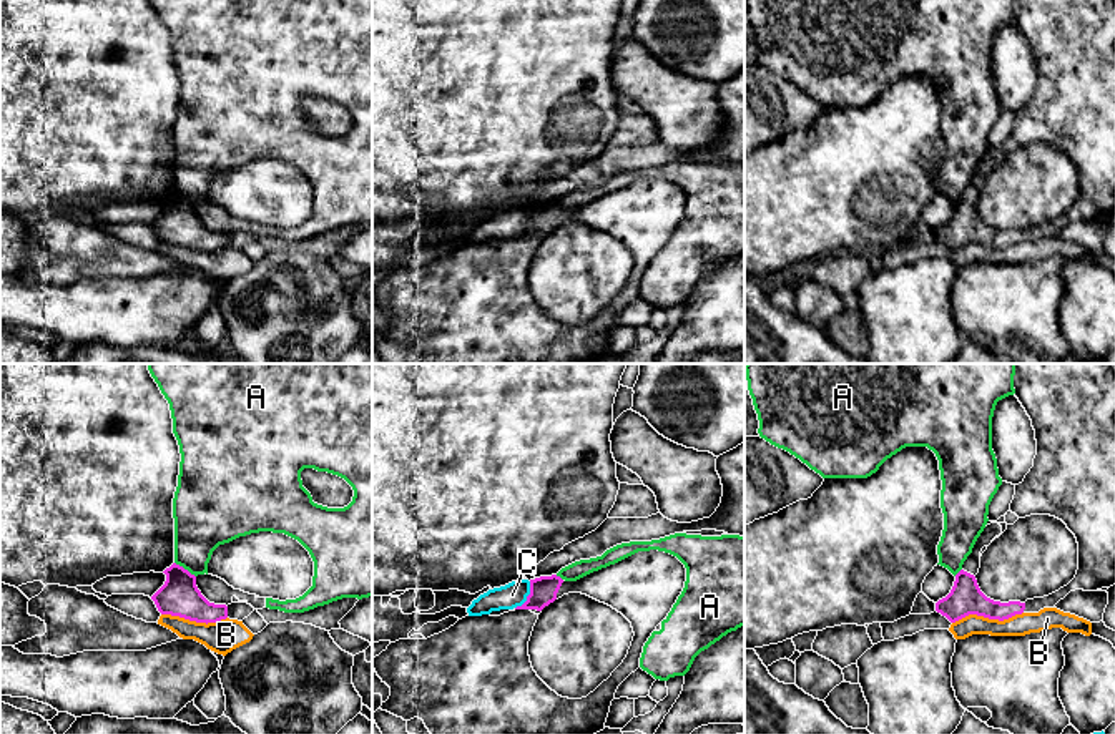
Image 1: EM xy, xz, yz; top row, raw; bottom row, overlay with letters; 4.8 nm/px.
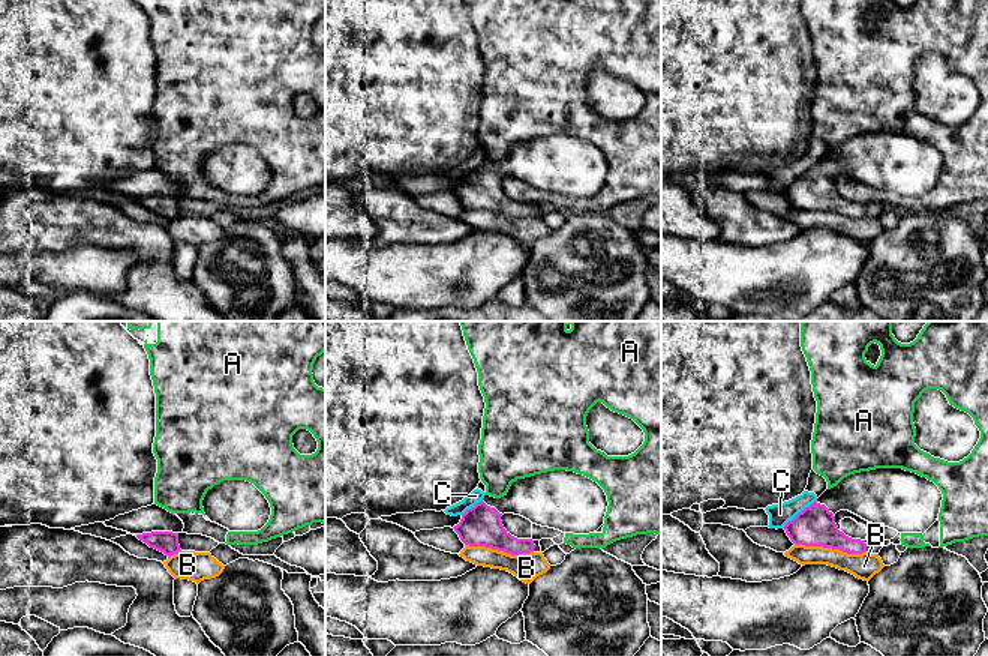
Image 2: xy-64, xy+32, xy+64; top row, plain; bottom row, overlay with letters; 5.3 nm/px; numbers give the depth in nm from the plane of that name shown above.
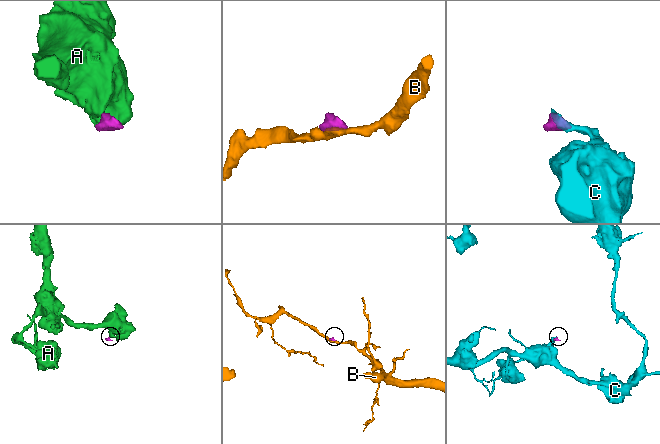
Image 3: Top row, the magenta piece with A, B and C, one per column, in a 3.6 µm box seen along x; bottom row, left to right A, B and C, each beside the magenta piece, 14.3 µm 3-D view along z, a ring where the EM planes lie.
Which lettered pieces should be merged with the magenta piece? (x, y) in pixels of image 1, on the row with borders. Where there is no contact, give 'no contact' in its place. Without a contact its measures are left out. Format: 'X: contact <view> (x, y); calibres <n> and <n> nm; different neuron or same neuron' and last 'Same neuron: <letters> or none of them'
A: contact xy (183, 568); calibres 190 and 280 nm; different neuron
B: contact yz (987, 616); calibres 160 and 110 nm; different neuron
C: contact xz (527, 596); calibres 130 and 120 nm; different neuron
Same neuron: none of them

